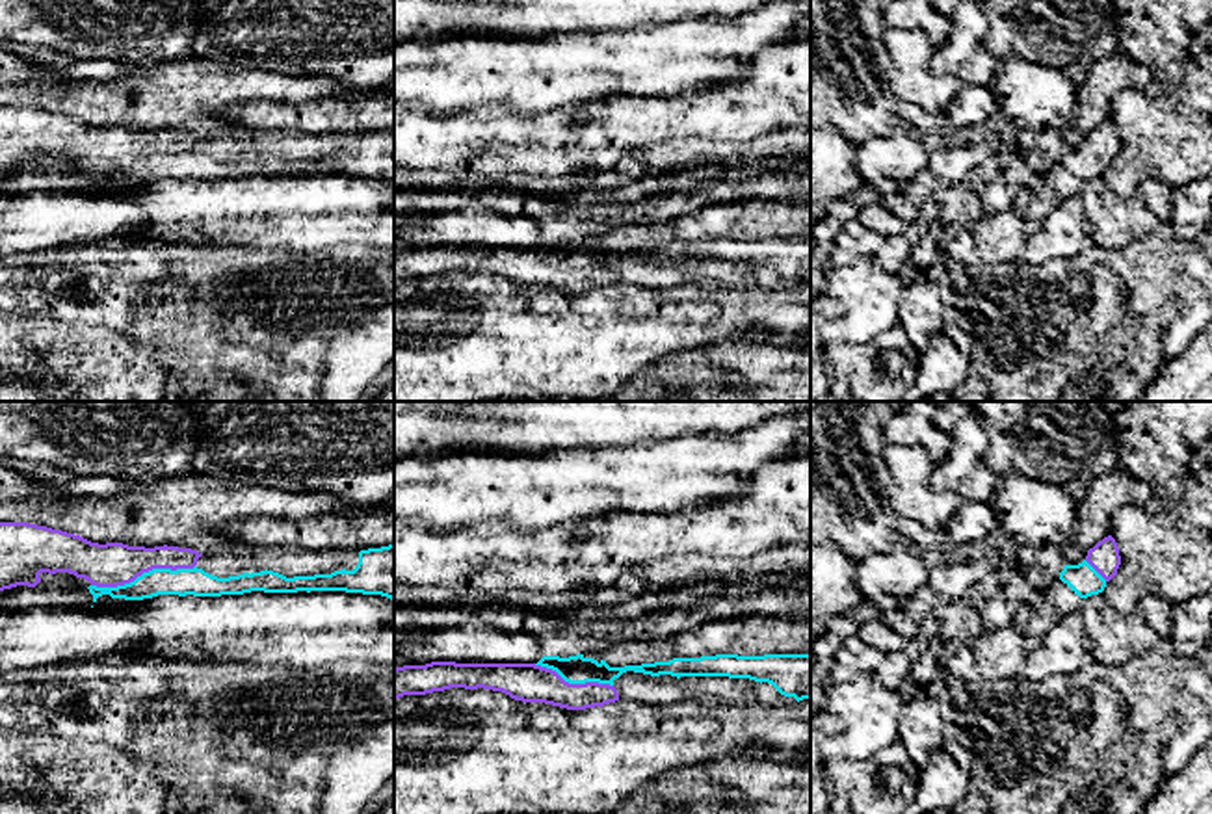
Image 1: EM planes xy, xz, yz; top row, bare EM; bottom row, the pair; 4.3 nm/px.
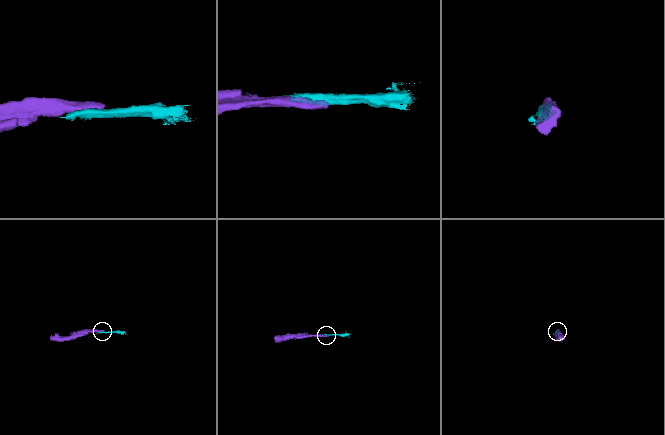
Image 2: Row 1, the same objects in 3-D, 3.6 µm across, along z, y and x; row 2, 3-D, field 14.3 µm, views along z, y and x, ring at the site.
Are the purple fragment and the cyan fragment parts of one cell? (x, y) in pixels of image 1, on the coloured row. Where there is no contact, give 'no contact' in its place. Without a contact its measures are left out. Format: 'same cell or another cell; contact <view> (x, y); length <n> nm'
same cell; contact xy (142, 573); length 460 nm

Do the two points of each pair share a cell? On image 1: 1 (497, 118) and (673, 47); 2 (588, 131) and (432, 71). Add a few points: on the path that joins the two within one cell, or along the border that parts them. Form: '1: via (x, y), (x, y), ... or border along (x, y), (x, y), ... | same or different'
1: border along (506, 106), (510, 110) | different
2: border along (502, 103), (463, 108), (460, 112) | different

